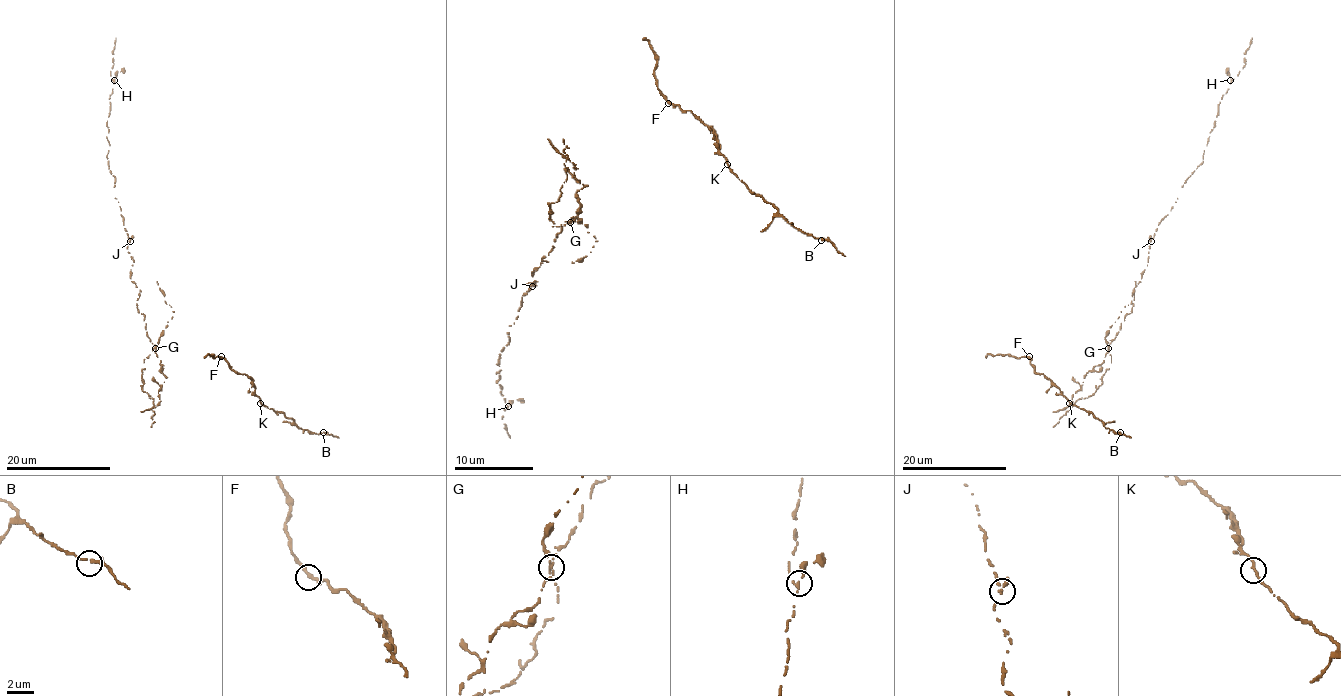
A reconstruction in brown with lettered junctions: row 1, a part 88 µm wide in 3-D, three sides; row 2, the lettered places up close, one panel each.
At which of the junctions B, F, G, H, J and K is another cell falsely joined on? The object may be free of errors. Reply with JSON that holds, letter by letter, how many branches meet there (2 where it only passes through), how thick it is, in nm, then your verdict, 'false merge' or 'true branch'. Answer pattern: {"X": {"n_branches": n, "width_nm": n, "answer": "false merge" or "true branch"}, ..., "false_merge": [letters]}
{"B": {"n_branches": 3, "width_nm": 190, "answer": "true branch"}, "F": {"n_branches": 2, "width_nm": 280, "answer": "true branch"}, "G": {"n_branches": 3, "width_nm": 170, "answer": "false merge"}, "H": {"n_branches": 1, "width_nm": 280, "answer": "true branch"}, "J": {"n_branches": 3, "width_nm": 190, "answer": "true branch"}, "K": {"n_branches": 2, "width_nm": 240, "answer": "true branch"}, "false_merge": ["G"]}

